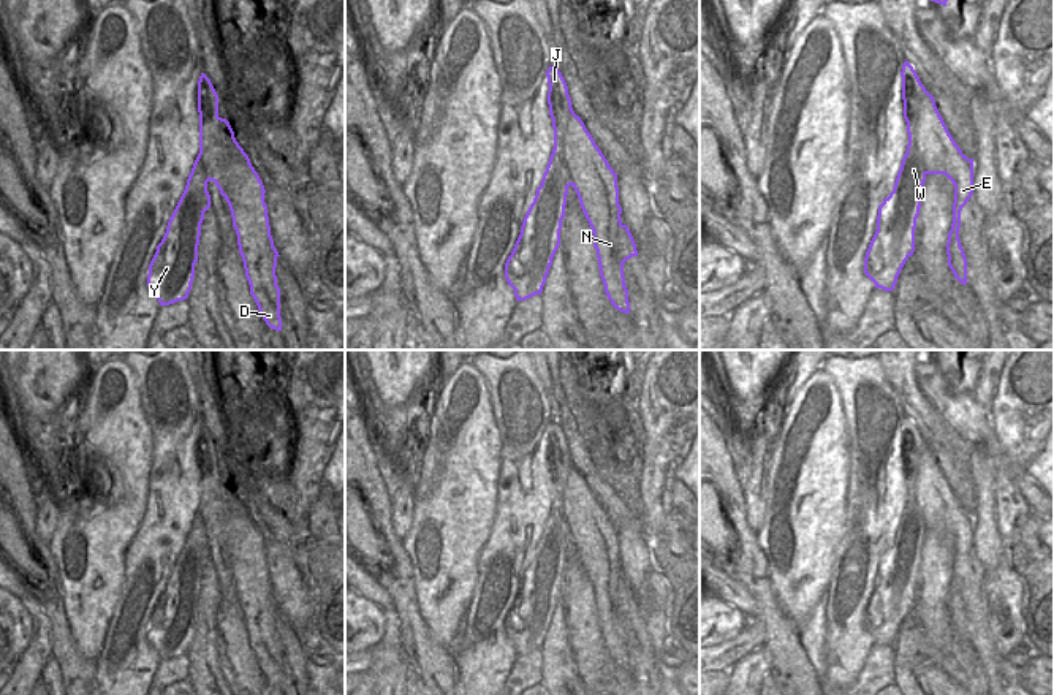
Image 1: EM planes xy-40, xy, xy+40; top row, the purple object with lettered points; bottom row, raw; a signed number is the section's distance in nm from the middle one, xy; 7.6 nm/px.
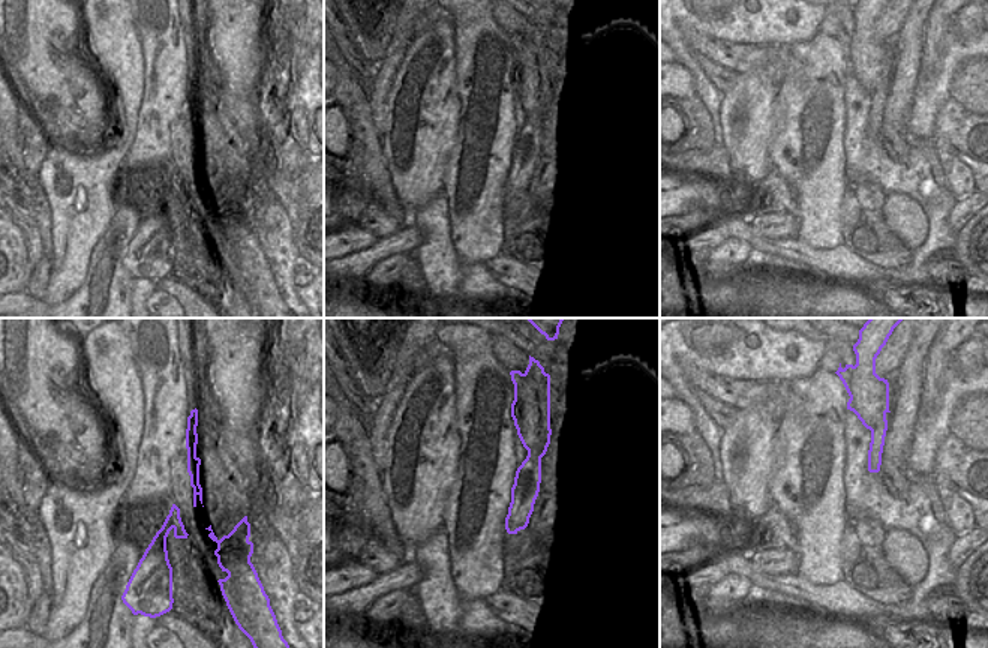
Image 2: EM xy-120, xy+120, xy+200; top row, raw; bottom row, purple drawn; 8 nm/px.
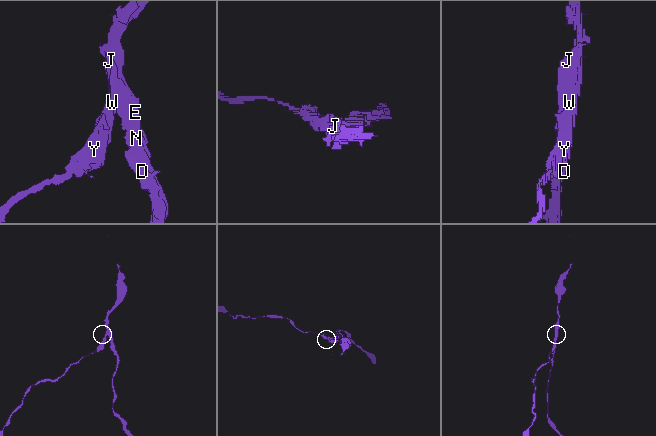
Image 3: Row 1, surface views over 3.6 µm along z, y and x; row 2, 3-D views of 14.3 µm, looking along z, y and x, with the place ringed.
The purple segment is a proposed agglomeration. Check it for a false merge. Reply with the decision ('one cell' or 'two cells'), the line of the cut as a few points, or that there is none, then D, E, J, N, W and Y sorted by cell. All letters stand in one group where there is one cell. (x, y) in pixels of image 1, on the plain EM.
two cells; cut xy (554, 496), (564, 504), (564, 516), (573, 539); groups D E J N / W Y

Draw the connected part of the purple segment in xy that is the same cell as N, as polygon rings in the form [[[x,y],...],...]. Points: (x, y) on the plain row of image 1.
[[[549,421],[546,431],[554,497],[565,503],[573,543],[592,583],[605,648],[614,663],[630,668],[624,617],[638,611],[638,605],[628,581],[620,575],[617,529],[581,472],[574,469],[567,437],[559,423]]]

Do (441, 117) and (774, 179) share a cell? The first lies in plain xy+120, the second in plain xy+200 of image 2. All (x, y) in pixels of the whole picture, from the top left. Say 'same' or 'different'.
different

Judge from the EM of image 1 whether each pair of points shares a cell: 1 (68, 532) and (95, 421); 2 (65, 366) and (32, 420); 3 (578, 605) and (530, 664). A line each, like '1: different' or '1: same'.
1: same
2: same
3: different

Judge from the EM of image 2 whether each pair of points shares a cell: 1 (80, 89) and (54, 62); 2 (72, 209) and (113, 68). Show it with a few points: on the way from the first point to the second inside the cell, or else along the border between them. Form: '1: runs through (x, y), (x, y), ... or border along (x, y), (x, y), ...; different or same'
1: runs through (74, 83), (59, 68); same
2: runs through (90, 174), (119, 146), (125, 134), (123, 102); same

